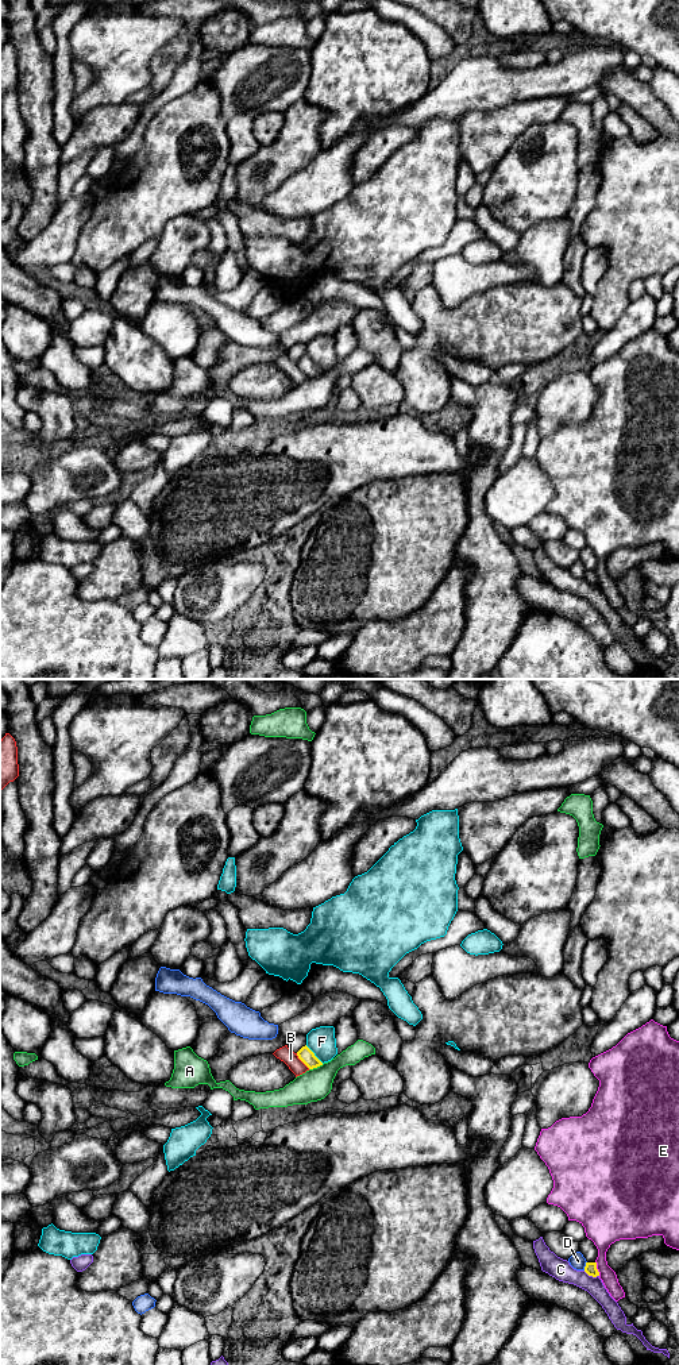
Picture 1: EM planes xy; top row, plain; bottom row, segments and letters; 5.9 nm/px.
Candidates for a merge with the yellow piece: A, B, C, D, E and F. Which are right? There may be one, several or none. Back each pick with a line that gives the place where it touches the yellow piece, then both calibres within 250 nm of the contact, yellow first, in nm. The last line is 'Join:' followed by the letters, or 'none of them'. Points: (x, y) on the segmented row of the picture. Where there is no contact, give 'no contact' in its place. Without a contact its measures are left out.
Join: none of them

